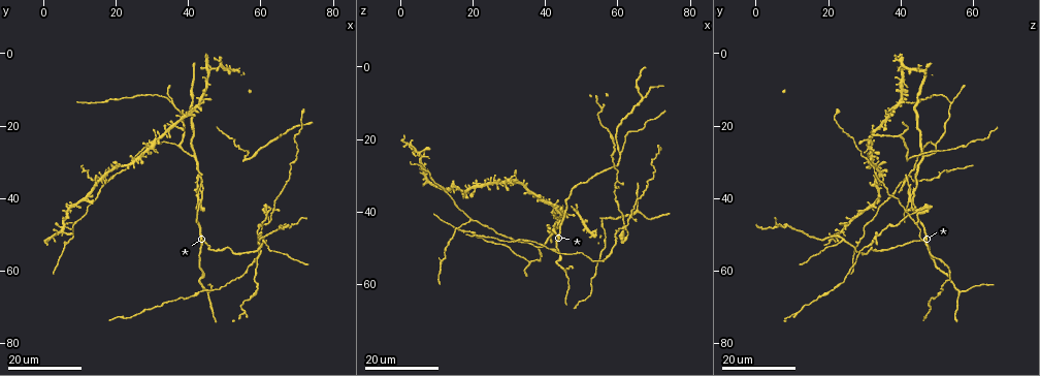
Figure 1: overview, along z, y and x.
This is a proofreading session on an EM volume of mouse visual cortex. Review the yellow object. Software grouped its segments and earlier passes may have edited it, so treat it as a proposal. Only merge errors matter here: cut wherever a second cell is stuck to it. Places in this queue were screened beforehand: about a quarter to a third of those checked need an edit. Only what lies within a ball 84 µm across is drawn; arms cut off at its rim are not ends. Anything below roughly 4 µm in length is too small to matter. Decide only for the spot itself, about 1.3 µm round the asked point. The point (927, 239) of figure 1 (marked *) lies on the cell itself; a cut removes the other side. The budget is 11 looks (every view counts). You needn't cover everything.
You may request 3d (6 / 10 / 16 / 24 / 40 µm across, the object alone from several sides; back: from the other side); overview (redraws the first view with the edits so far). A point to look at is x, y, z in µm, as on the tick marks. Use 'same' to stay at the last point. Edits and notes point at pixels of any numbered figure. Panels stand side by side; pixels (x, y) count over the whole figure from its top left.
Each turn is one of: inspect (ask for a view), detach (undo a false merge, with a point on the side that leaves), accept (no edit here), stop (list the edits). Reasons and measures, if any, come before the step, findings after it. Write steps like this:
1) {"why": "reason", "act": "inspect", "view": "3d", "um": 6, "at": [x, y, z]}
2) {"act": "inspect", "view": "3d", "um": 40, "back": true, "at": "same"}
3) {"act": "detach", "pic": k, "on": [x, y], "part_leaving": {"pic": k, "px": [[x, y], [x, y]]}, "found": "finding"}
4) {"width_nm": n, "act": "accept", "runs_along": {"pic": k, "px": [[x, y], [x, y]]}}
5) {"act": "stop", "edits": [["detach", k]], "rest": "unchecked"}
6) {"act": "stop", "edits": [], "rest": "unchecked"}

{"act": "inspect", "view": "3d", "um": 16, "at": [45.0, 66.0, 56.5]}

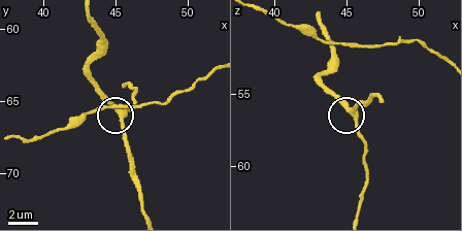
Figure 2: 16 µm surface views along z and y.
{"act": "inspect", "view": "3d", "um": 10, "at": [45.6, 66.2, 56.2]}

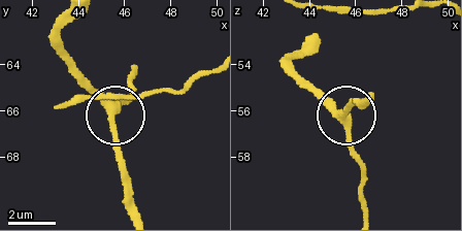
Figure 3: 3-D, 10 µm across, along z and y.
{"side_arm_um": 9, "act": "accept", "runs_along": {"pic": 3, "px": [[73, 17], [61, 46], [112, 118], [121, 180]]}, "found": "continuous, no second cell"}

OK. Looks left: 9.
{"why": "branch point", "act": "inspect", "view": "3d", "um": 24, "at": [18.5, 34.0, 42.0]}

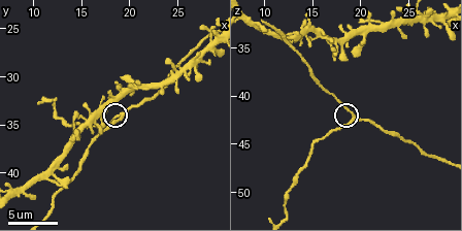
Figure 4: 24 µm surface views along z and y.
{"why": "closer look", "act": "inspect", "view": "3d", "um": 10, "at": [19.2, 34.0, 42.4]}

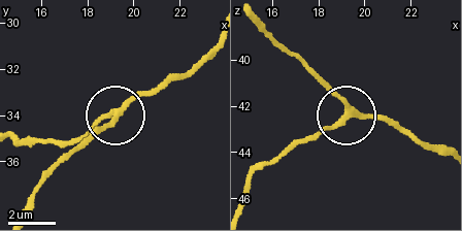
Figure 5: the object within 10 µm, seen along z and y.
{"side_arm_um": 24, "act": "accept", "runs_along": {"pic": 5, "px": [[209, 51], [168, 83], [97, 122], [75, 143]]}, "found": "continuous, no second cell"}

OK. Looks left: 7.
{"why": "three arms meet", "act": "inspect", "view": "3d", "um": 10, "at": [12.2, 42.0, 34.4]}

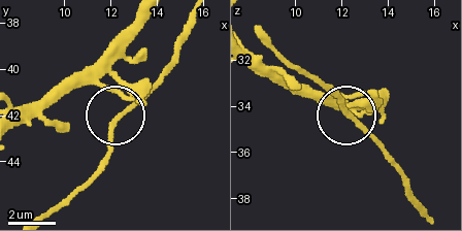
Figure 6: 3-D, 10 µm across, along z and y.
{"side_arm_um": 26, "act": "accept", "runs_along": {"pic": 6, "px": [[427, 212], [401, 169], [350, 118], [336, 88]]}, "found": "one cell here"}

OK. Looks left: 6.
{"why": "three arms meet", "act": "inspect", "view": "3d", "um": 24, "at": [36.5, 25.5, 50.0]}

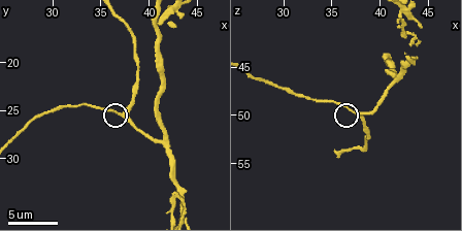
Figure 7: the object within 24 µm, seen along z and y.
{"act": "inspect", "view": "3d", "um": 6, "at": [37.2, 25.4, 49.6]}

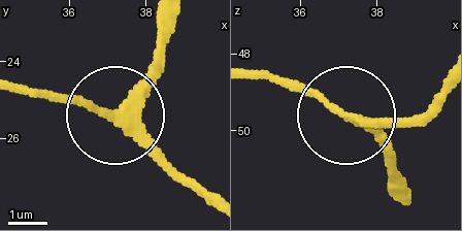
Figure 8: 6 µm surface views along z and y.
{"arms": 3, "act": "accept", "found": "all the same cell"}

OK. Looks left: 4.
{"why": "a fork", "act": "inspect", "view": "3d", "um": 24, "at": [65.5, 23.0, 40.0]}

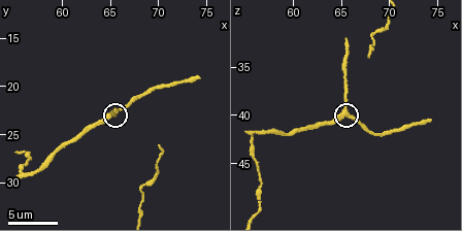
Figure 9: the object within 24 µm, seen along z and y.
{"act": "inspect", "view": "3d", "um": 6, "at": "same"}

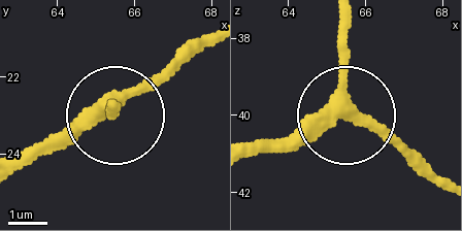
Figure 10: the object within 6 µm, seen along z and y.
{"act": "accept", "found": "one cell here"}

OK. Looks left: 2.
{"act": "stop", "edits": [], "rest": "unchecked"}

